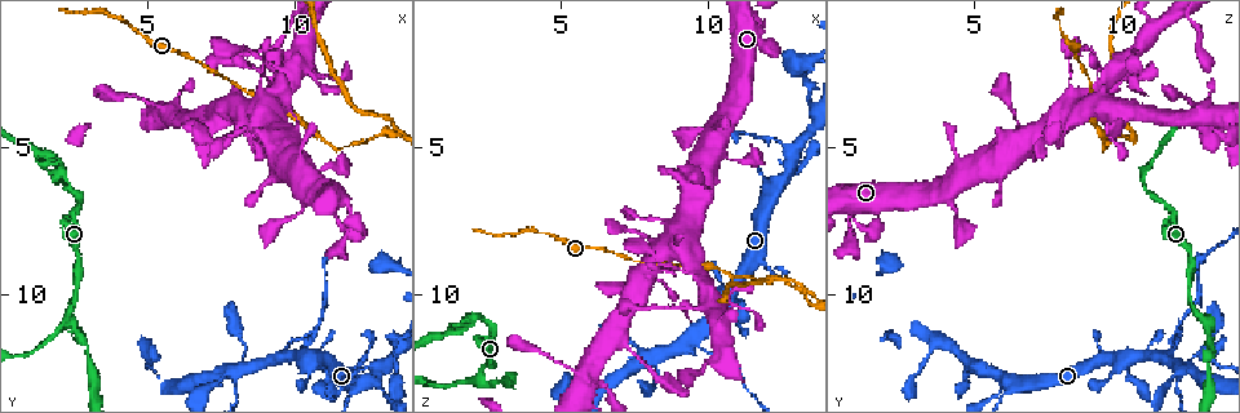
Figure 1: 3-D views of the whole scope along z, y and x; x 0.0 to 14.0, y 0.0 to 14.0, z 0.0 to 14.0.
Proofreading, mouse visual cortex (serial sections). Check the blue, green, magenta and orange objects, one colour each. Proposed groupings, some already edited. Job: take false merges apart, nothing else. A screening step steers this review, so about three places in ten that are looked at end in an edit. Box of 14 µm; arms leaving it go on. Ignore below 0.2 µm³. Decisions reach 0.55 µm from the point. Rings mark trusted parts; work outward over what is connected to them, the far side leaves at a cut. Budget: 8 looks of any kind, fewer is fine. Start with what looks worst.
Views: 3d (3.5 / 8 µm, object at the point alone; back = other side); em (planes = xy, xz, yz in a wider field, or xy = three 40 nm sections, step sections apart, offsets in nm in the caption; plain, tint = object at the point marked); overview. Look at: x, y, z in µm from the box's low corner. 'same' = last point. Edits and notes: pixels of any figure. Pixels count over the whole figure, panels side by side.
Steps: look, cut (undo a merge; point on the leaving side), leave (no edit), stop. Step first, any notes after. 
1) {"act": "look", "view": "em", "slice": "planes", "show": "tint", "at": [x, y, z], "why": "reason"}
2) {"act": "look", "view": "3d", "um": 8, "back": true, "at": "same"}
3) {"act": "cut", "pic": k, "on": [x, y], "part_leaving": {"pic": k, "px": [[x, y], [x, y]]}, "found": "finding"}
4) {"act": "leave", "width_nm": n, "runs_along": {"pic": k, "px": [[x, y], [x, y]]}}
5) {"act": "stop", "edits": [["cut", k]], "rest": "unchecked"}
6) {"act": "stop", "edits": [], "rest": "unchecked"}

{"act": "look", "view": "3d", "um": 3.5, "at": [13.3, 4.2, 10.2]}

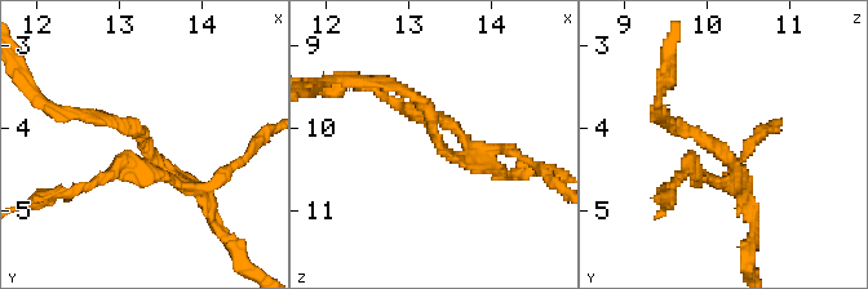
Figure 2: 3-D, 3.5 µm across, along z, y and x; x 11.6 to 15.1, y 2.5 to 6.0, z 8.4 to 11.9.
{"act": "look", "view": "em", "slice": "xy", "step": 3, "show": "tint", "at": [13.35, 4.30, 10.20], "arms": 3, "arm_widths_nm": [150, 150, 150], "why": "shape alone is not enough"}

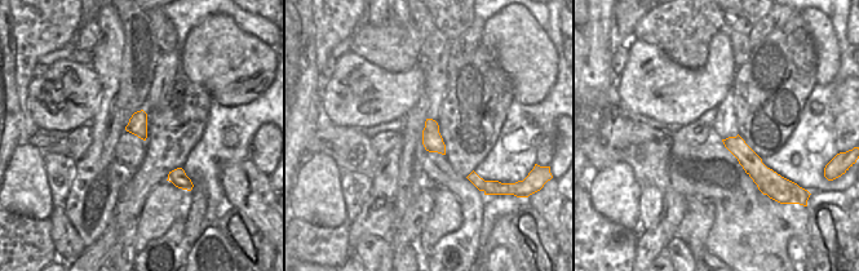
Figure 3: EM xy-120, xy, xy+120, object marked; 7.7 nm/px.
{"act": "cut", "pic": 2, "on": [722, 146], "part_leaving": {"pic": 2, "px": [[731, 179], [725, 152], [665, 120]]}, "found": "a second cell is stuck on"}

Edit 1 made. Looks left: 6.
{"act": "look", "view": "overview", "why": "see it whole again"}

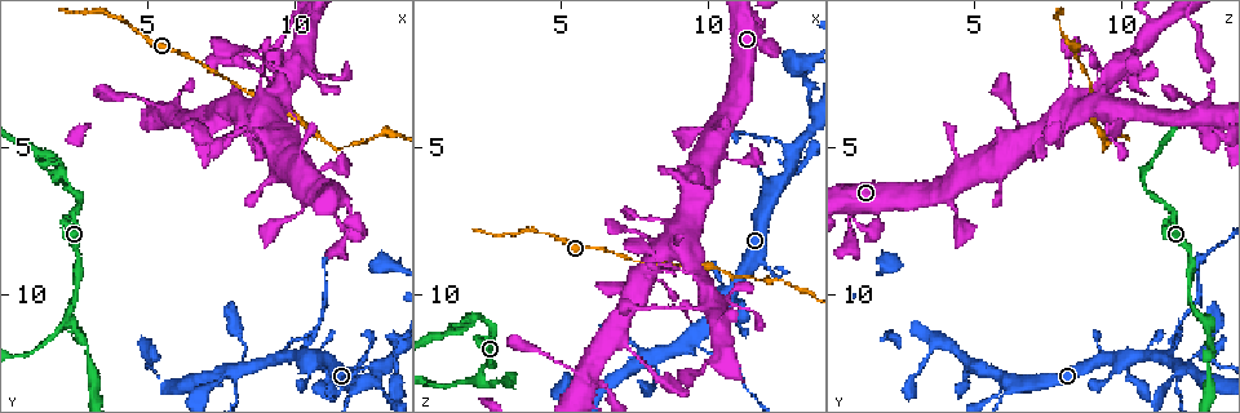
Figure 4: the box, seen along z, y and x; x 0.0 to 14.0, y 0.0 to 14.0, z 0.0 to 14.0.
{"act": "look", "view": "3d", "um": 3.5, "at": [9.9, 11.5, 11.9], "why": "thick turns thin"}

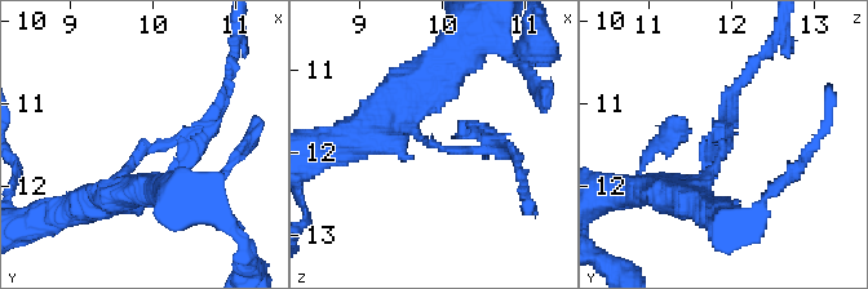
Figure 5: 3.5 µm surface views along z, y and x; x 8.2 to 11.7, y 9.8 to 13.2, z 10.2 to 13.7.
{"act": "look", "view": "em", "slice": "xy", "step": 1, "show": "tint", "at": [9.90, 11.55, 11.90]}

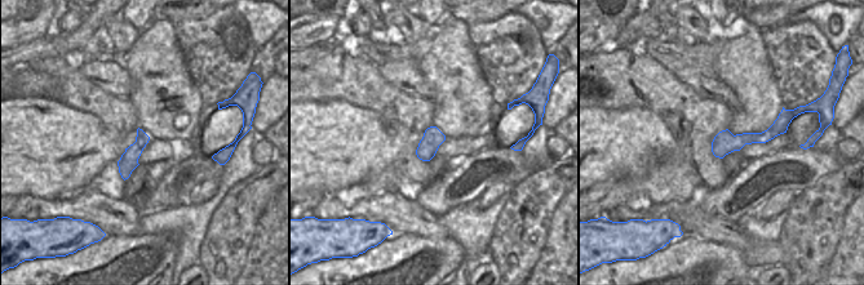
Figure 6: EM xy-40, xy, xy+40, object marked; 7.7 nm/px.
{"act": "look", "view": "em", "slice": "xy", "step": 3, "show": "tint", "at": "same"}

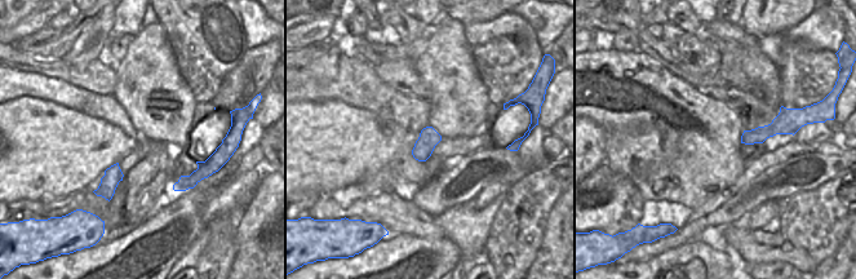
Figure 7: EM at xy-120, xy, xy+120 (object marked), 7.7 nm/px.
{"act": "cut", "pic": 5, "on": [720, 127], "width_nm": 160, "part_leaving": {"pic": 5, "px": [[730, 143], [723, 116], [753, 65]]}, "found": "two cells meet here"}

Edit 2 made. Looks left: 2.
{"act": "stop", "edits": [["cut", 2], ["cut", 5]], "rest": "unchecked"}

